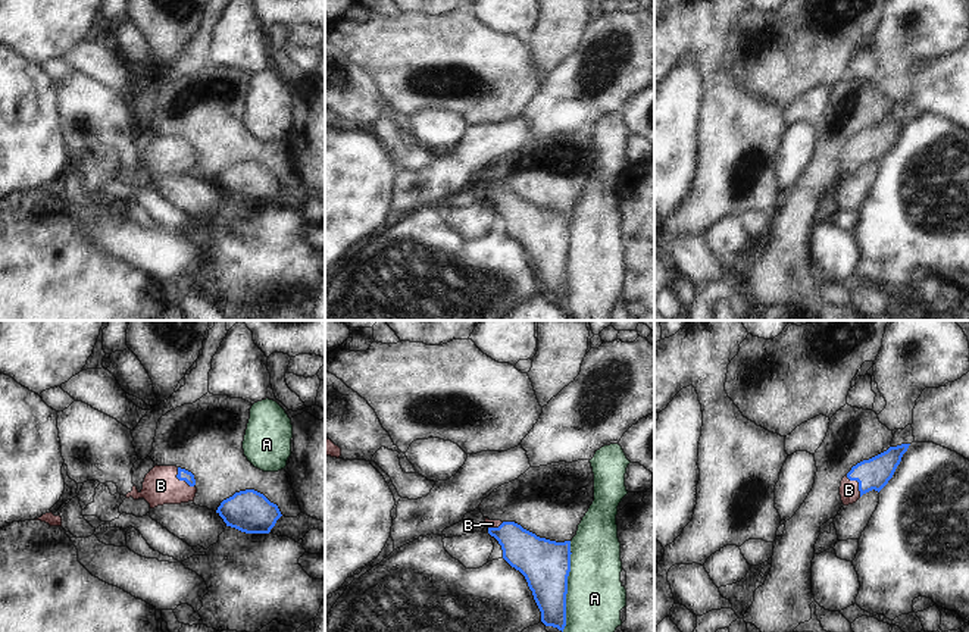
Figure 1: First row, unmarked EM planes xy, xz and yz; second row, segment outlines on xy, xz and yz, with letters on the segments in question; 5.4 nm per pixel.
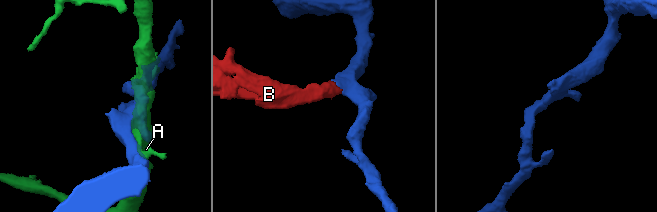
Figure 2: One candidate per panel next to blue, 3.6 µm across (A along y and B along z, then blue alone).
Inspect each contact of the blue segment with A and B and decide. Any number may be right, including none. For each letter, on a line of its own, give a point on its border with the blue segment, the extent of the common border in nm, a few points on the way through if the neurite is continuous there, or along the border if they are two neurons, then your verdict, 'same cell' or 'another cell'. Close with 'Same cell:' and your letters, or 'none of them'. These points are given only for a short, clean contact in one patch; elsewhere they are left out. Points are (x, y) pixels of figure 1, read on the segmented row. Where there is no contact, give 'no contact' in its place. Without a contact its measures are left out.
A: meets blue in xz at (566, 587); contact 500 nm long; another cell
B: meets blue in yz at (859, 484); contact 150 nm long; runs through yz (874, 474), (859, 484), (849, 490); same cell
Same cell: B

